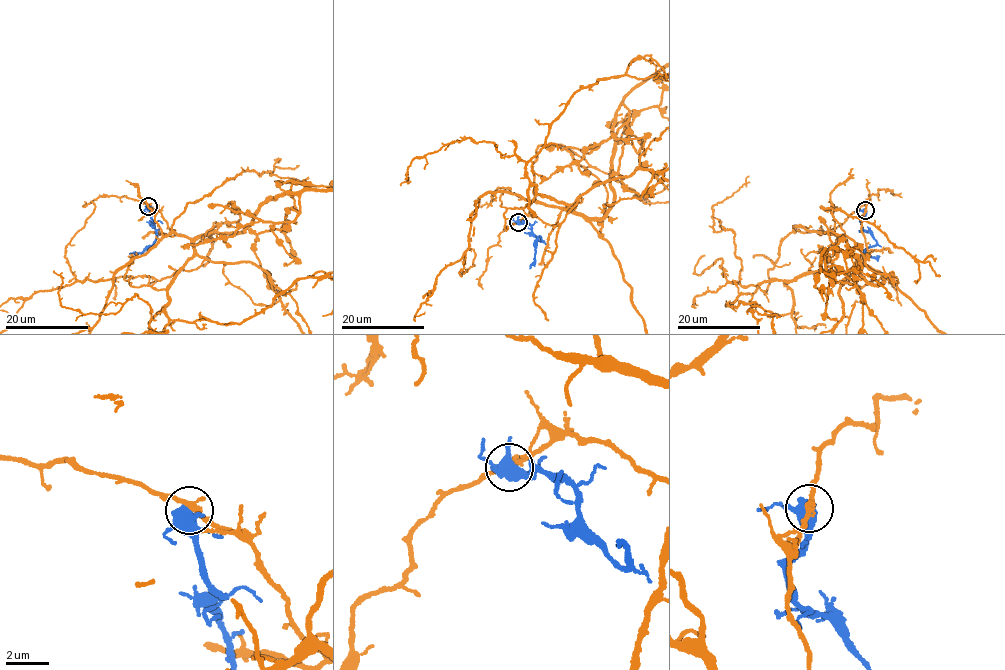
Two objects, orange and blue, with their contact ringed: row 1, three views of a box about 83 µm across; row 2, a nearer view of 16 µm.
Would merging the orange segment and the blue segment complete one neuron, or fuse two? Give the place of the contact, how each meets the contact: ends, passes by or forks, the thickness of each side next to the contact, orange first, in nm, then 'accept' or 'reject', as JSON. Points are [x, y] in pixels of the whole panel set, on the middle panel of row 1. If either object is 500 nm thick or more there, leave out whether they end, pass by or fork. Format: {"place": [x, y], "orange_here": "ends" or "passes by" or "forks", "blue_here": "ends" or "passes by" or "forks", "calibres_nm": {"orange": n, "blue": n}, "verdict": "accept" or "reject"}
{"place": [518, 222], "orange_here": "passes by", "blue_here": "forks", "calibres_nm": {"orange": 260, "blue": 440}, "verdict": "reject"}

